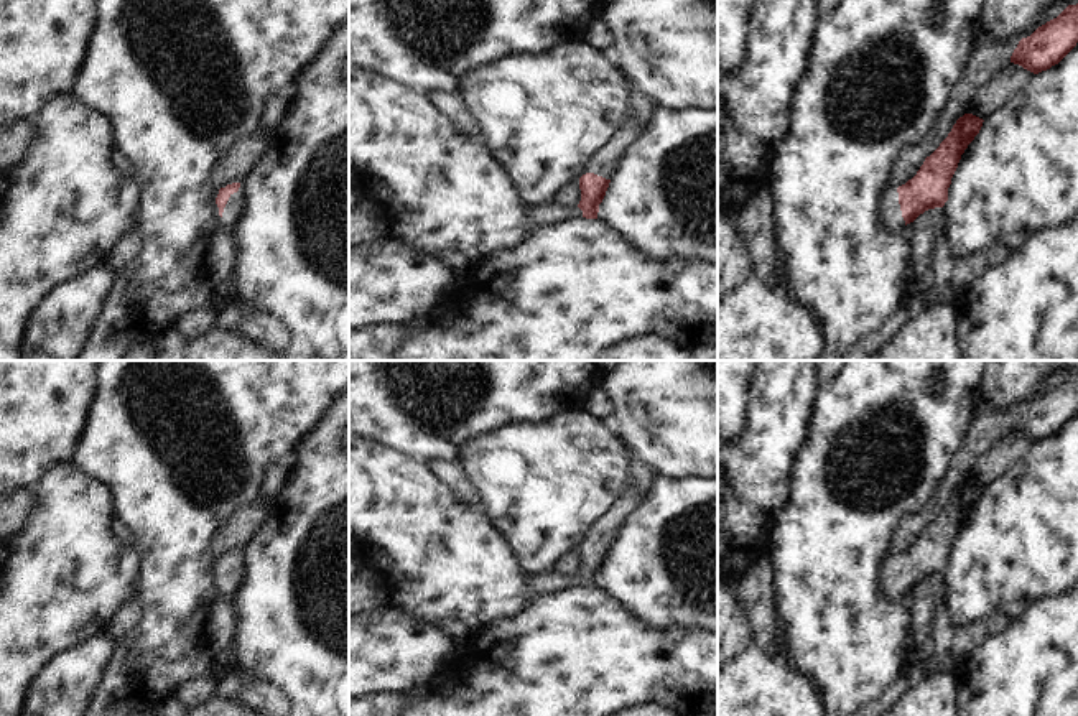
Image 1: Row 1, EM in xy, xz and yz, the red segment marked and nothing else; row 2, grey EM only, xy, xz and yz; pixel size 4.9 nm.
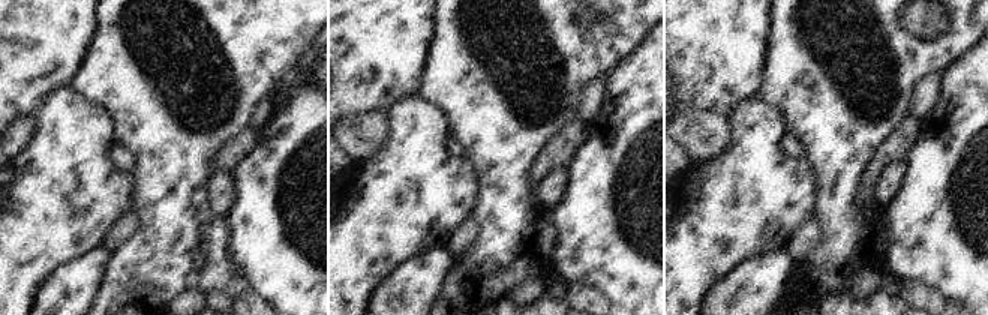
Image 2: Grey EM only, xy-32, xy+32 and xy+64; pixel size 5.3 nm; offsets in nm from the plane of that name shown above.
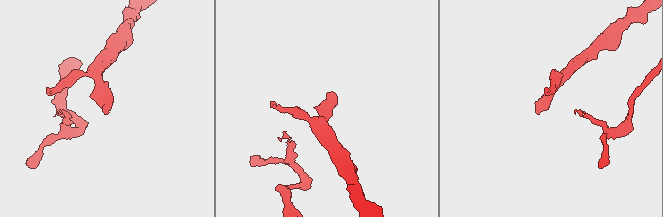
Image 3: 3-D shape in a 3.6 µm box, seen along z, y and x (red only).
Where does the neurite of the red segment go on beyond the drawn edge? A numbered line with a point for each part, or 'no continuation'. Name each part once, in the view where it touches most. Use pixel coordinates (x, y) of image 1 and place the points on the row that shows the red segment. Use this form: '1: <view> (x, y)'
1: xy (236, 208)

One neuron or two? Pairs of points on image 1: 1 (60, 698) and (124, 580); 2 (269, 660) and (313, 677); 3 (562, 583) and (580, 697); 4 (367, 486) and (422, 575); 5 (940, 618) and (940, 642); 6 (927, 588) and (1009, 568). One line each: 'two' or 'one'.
1: two
2: one
3: two
4: one
5: one
6: two

